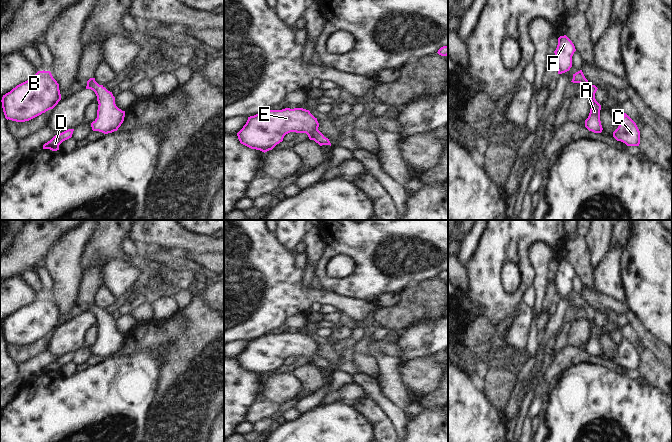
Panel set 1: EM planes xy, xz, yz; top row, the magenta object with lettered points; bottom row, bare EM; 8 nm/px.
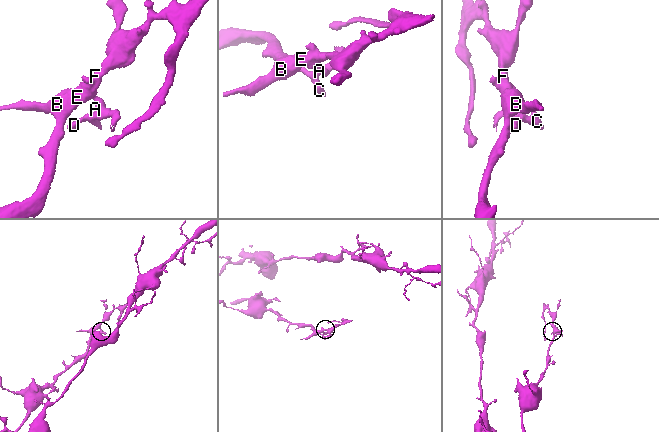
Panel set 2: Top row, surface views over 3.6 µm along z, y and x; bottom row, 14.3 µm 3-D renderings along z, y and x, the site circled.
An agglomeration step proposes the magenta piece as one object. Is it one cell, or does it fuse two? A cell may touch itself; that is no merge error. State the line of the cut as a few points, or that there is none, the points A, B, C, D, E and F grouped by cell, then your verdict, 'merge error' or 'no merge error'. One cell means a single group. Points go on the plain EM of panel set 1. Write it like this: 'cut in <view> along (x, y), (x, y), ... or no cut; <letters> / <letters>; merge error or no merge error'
no cut; A B C D E F; no merge error

